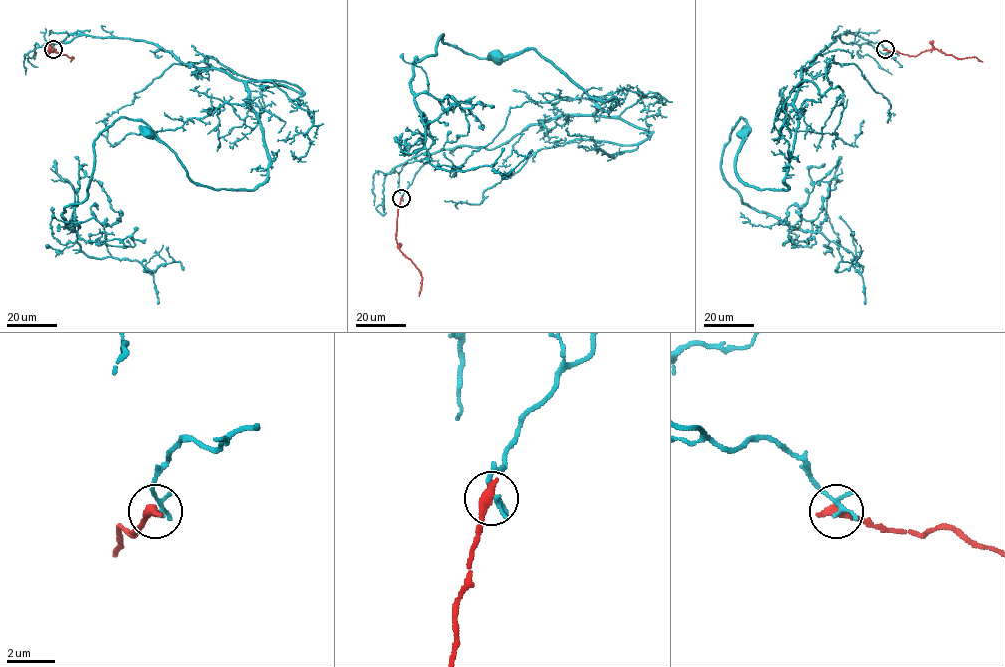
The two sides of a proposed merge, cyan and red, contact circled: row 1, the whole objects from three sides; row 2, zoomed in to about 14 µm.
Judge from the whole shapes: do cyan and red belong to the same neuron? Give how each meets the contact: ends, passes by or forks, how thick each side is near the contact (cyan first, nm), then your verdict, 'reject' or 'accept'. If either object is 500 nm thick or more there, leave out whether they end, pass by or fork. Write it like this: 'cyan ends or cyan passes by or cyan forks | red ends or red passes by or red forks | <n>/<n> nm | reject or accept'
cyan ends | red ends | 190/440 nm | reject

